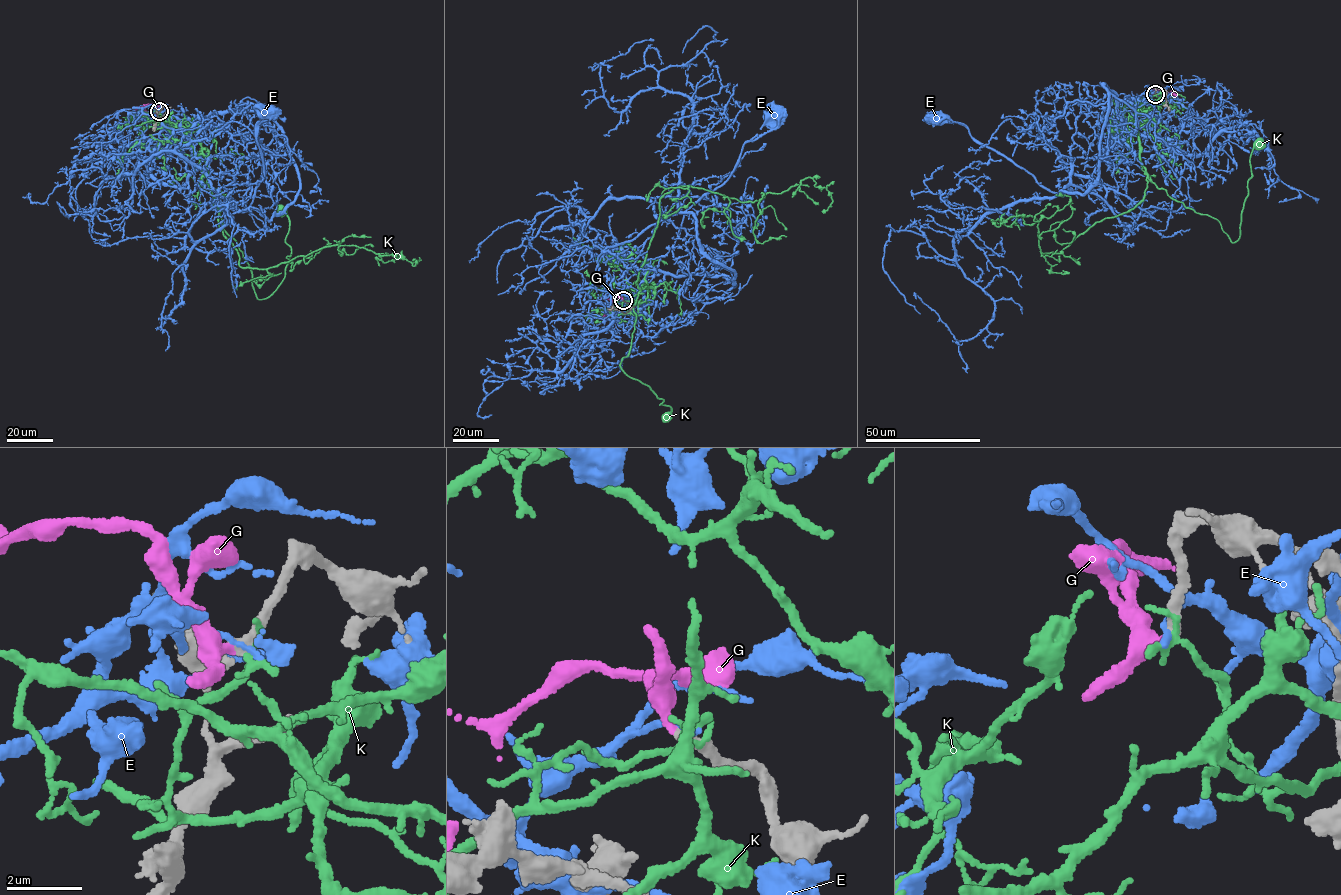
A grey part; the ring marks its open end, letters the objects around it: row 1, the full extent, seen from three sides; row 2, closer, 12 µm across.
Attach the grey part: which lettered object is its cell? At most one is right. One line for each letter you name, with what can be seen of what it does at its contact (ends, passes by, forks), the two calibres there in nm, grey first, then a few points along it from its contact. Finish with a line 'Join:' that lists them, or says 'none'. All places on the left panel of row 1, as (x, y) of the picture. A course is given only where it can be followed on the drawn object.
G: it ends | 320/280 nm | via (159, 111), (153, 105), (144, 104), (145, 110), (139, 113)
Join: G

